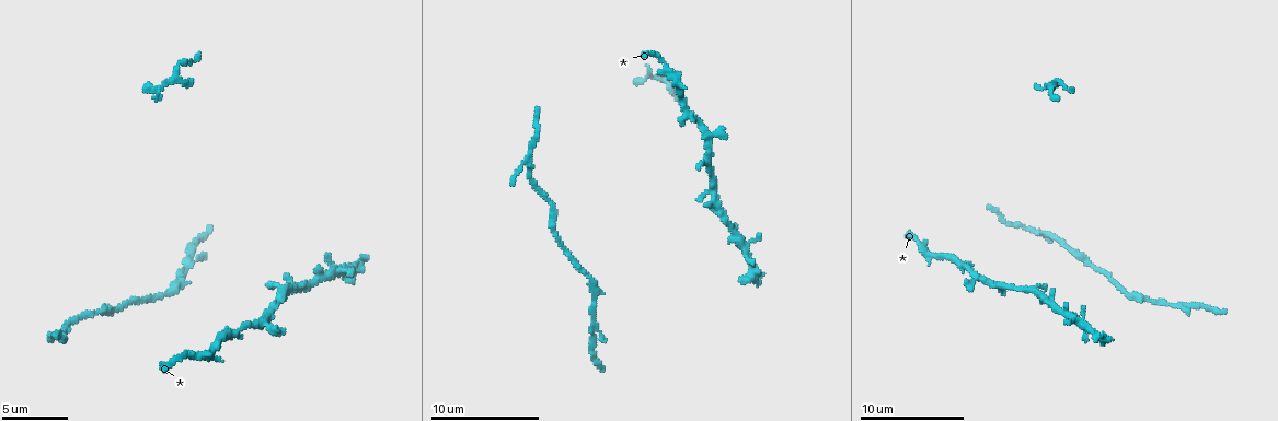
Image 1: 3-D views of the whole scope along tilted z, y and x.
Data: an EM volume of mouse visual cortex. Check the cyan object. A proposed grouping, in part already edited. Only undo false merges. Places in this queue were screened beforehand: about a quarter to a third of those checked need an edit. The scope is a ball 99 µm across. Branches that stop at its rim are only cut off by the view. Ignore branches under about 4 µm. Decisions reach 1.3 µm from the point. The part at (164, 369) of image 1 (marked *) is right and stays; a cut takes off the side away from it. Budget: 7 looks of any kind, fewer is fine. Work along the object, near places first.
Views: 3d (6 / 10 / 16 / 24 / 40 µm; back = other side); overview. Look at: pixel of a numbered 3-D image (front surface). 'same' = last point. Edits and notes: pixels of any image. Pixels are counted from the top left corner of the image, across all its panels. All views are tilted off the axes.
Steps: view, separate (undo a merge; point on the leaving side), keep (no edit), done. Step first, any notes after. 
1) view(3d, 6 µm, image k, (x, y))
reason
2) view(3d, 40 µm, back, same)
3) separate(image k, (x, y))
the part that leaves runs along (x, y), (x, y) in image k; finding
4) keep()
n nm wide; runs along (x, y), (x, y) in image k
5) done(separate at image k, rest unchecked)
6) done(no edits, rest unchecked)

view(3d, 10 µm, image 1, (979, 276))
side arm on a straight run

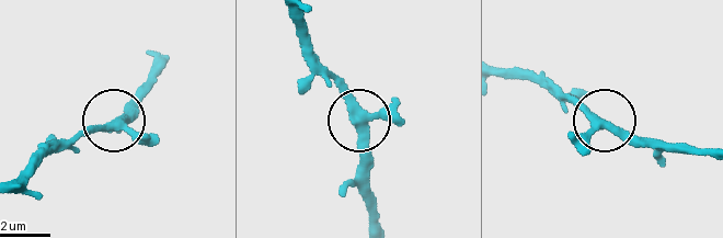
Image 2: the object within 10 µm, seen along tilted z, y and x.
keep()
3 arms; continuous, no second neuron

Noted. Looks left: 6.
view(3d, 16 µm, image 1, (1033, 290))
branch point

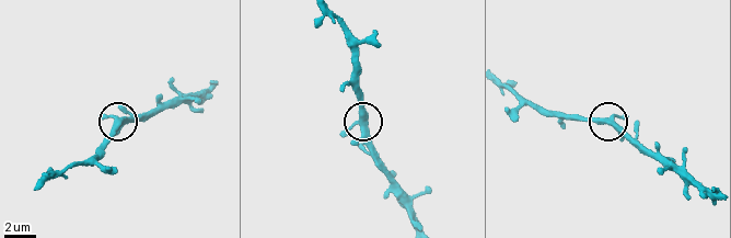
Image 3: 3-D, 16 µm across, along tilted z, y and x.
keep()
runs along (503, 83), (548, 112), (616, 123), (638, 151) in image 3; continuous, no second neuron

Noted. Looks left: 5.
view(3d, 10 µm, image 1, (593, 299))
calibre changes

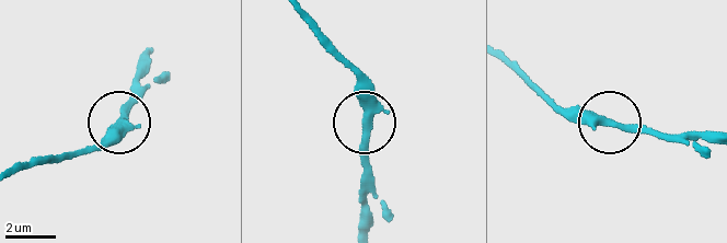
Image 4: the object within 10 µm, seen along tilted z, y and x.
keep()
3 arms; runs along (507, 55), (562, 107), (602, 122), (693, 137) in image 4; all the same neuron

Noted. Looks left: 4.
done(no edits, rest unchecked)

